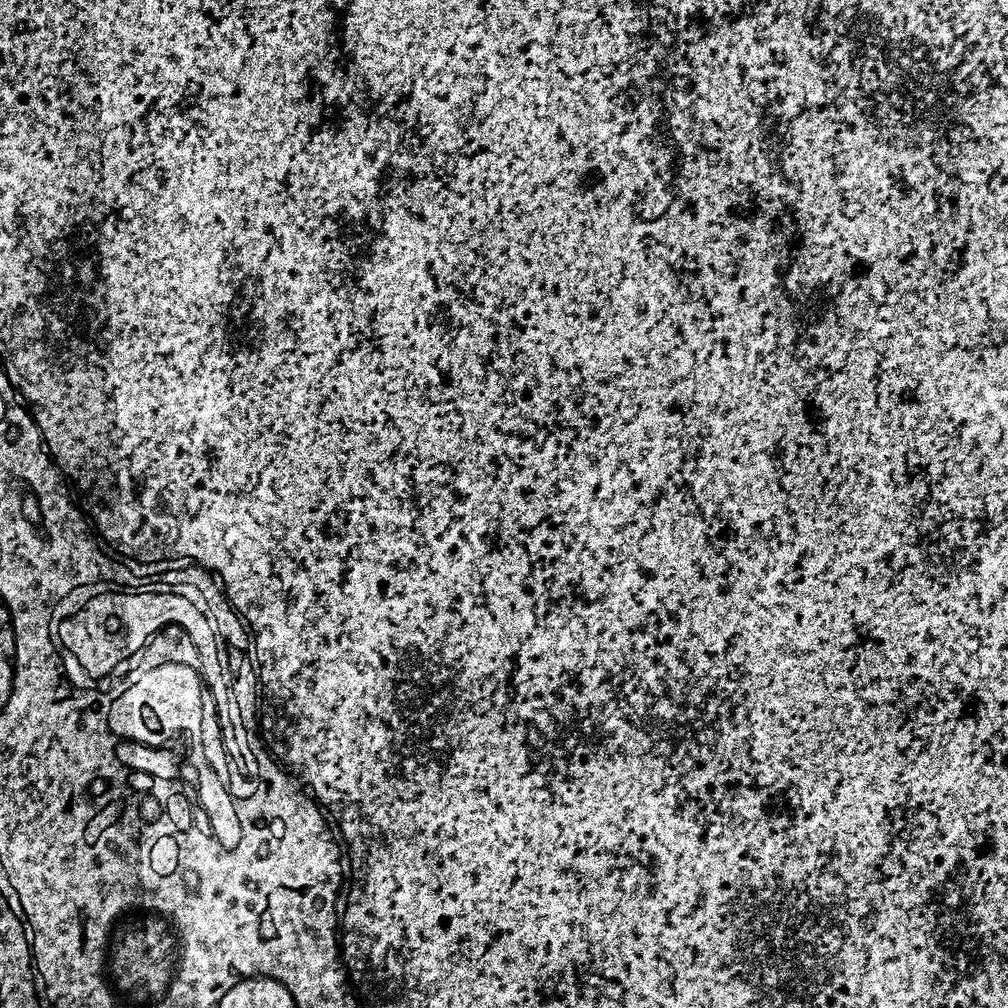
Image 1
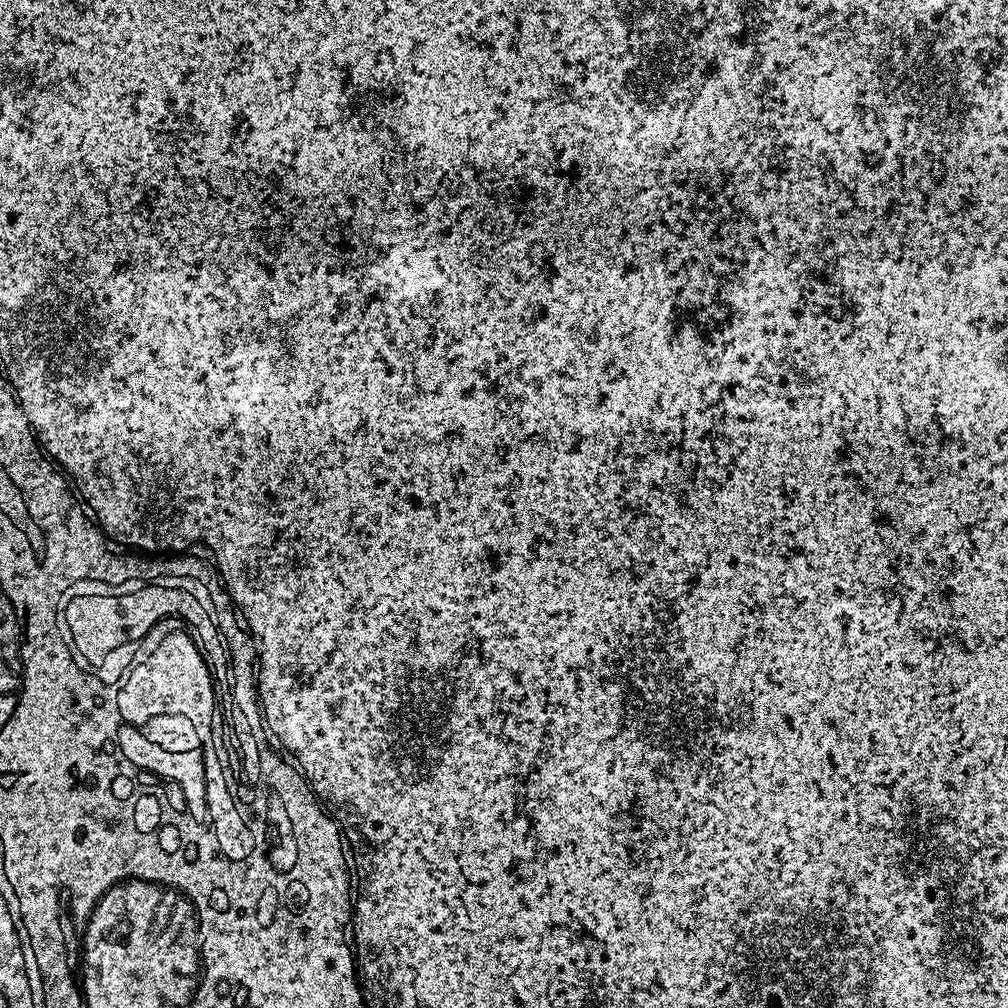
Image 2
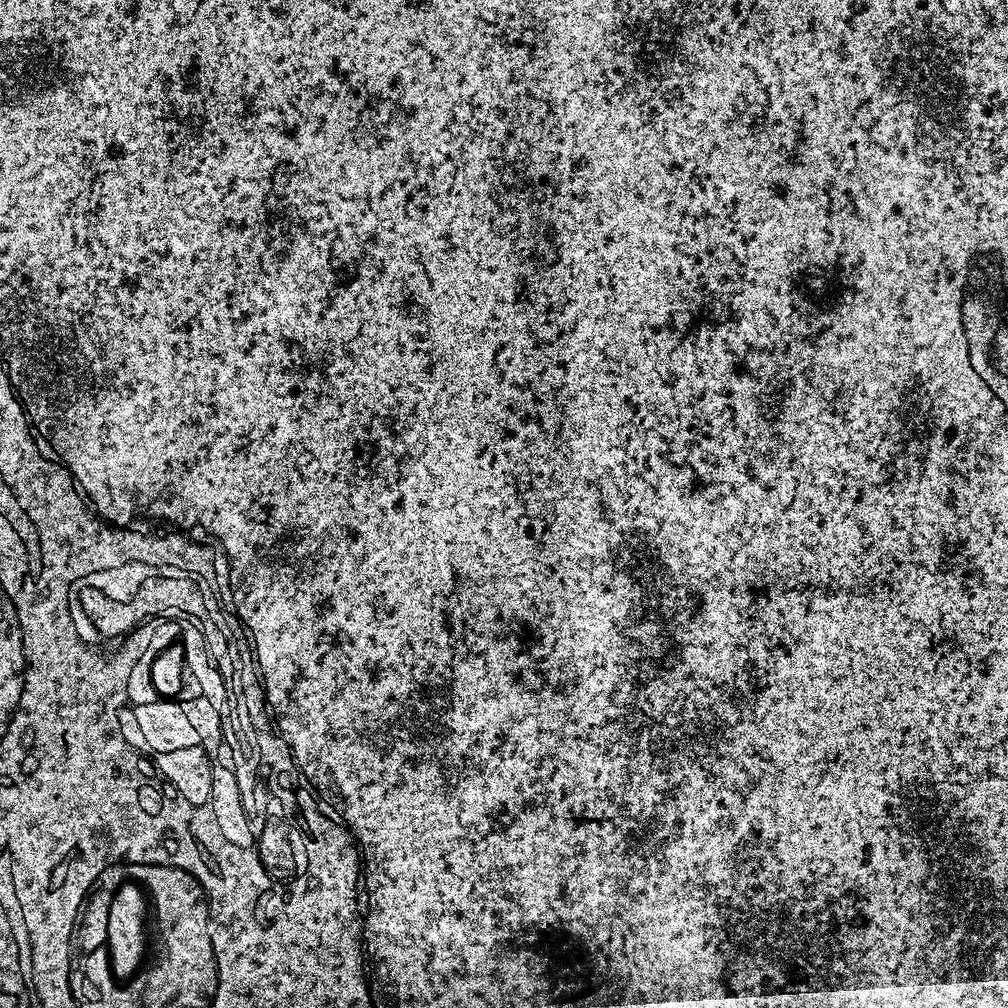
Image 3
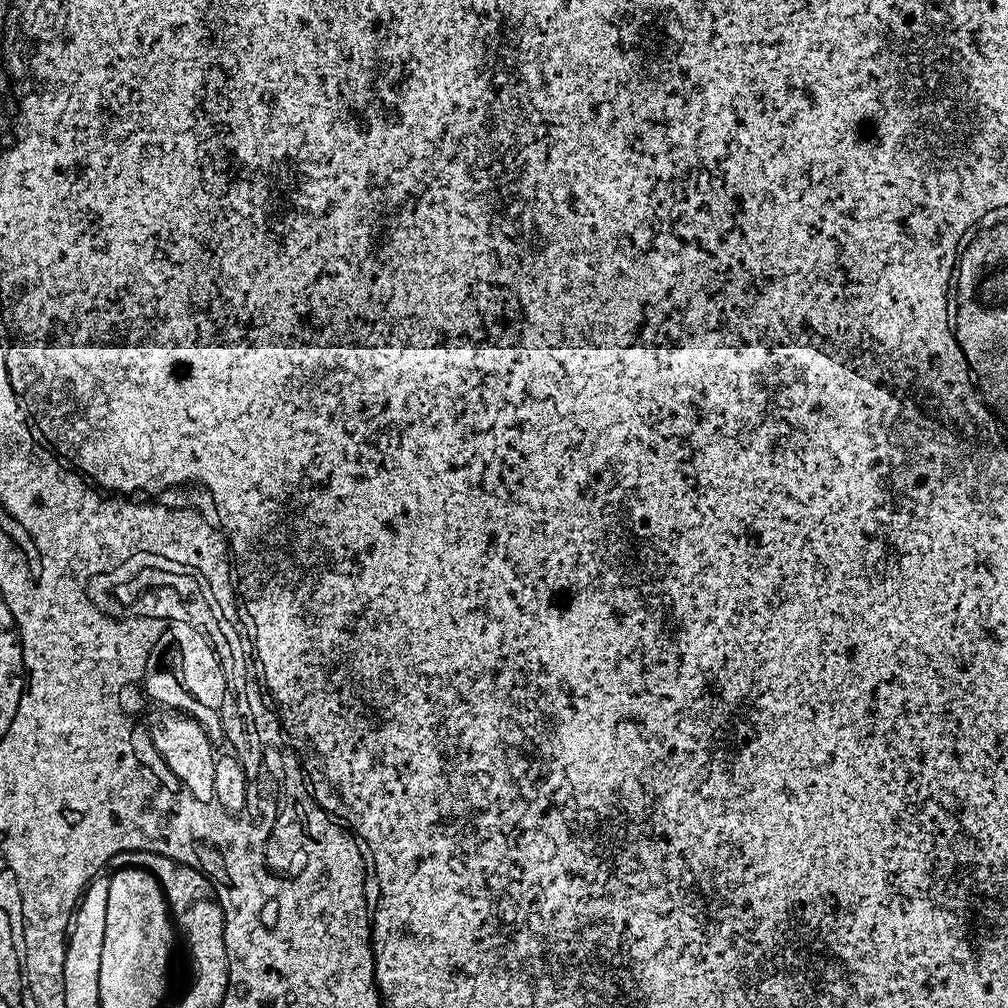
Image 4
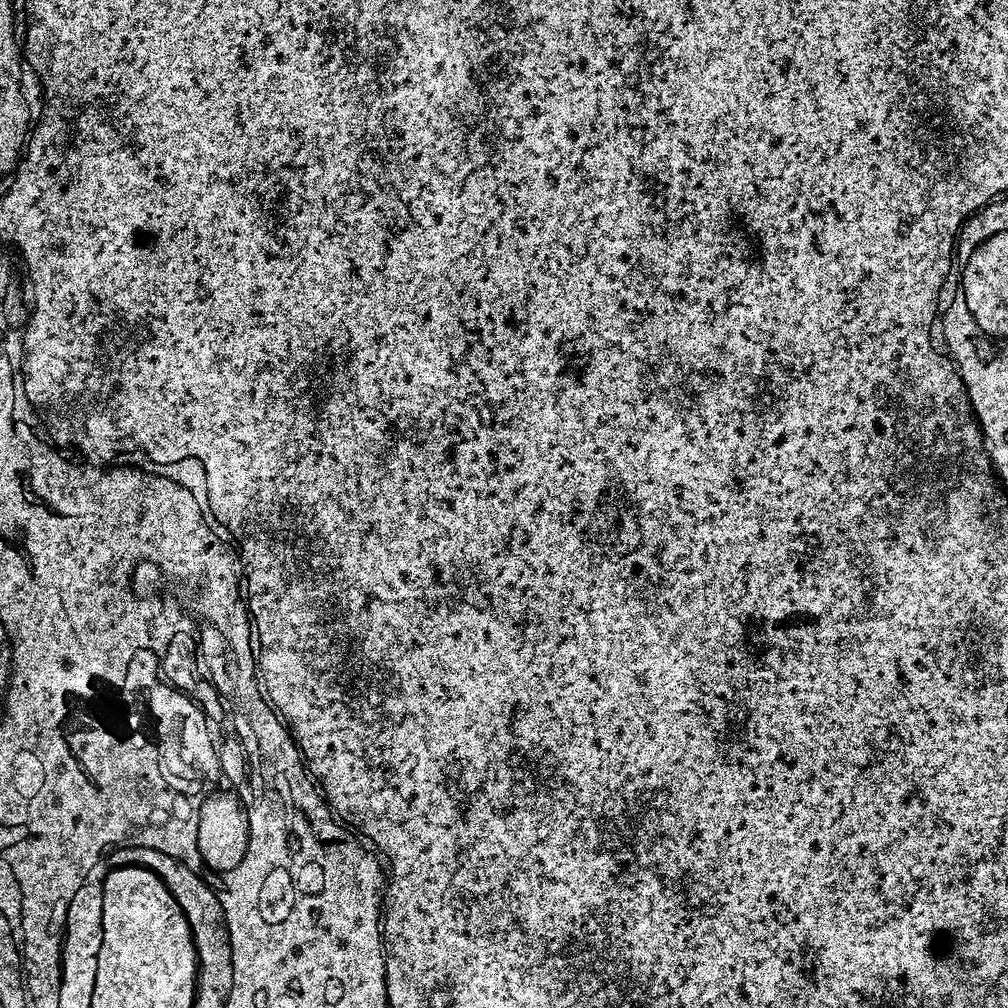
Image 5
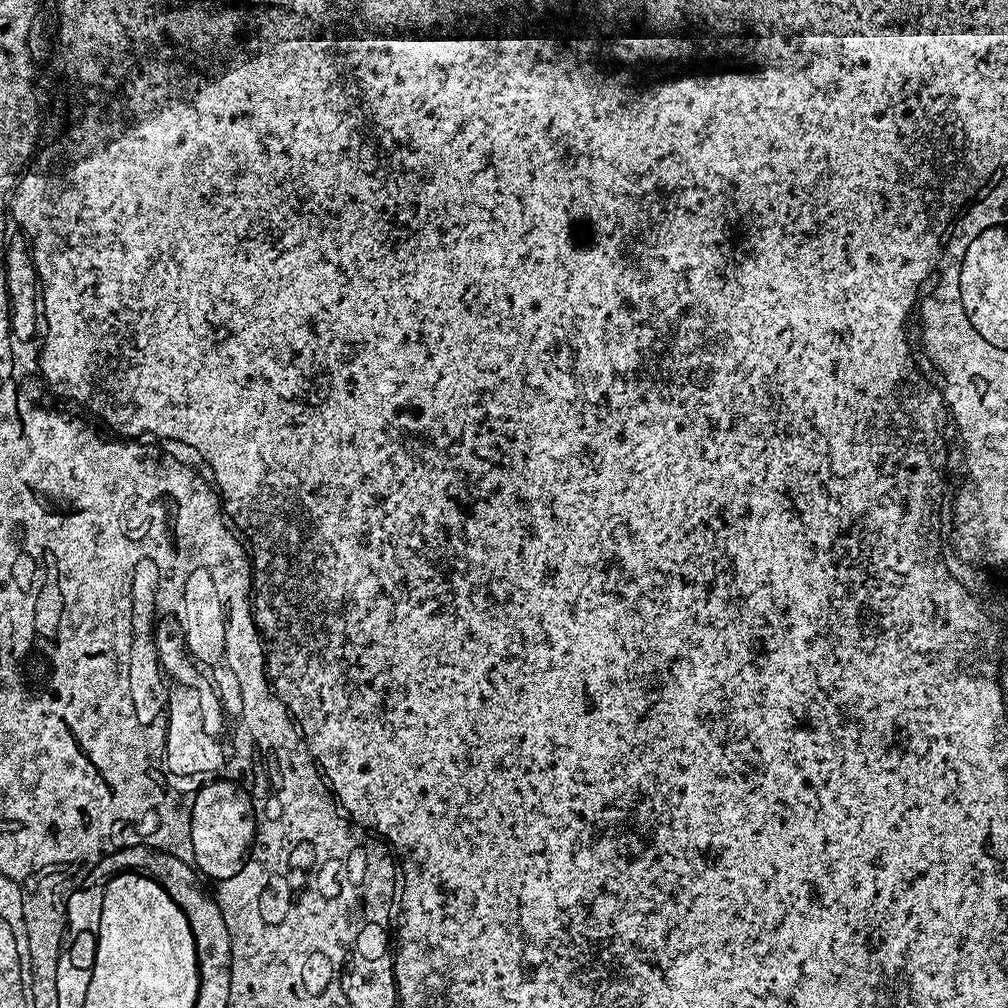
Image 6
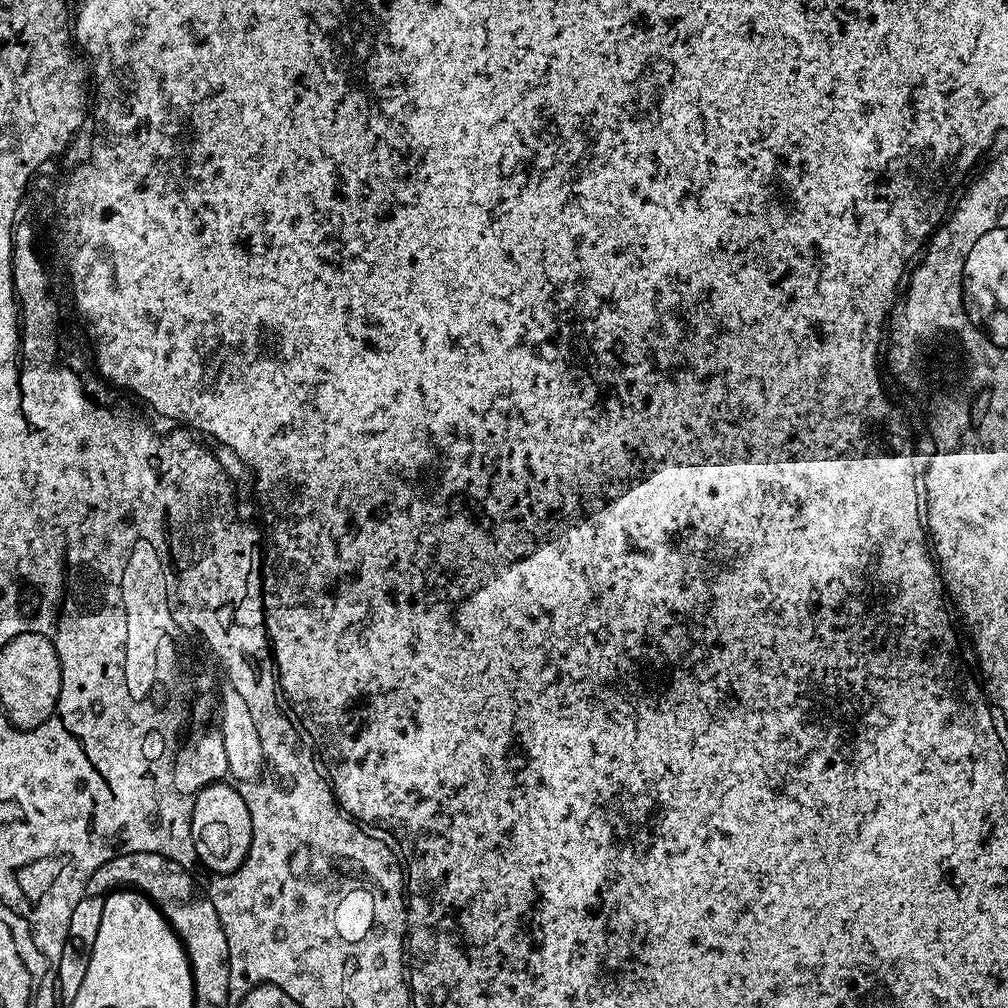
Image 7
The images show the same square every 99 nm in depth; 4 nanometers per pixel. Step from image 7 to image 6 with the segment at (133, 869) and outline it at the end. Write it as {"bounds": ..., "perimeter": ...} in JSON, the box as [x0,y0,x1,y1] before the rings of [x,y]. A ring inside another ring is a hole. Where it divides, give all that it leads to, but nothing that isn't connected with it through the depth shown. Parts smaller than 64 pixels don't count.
{"bounds":[90,846,232,992],"perimeter":[[[137,846],[131,848],[119,848],[111,853],[112,857],[101,859],[100,863],[92,869],[90,876],[93,881],[100,882],[105,878],[111,877],[113,873],[125,871],[129,866],[133,869],[139,870],[152,879],[157,880],[164,888],[168,882],[176,882],[176,884],[186,884],[186,904],[187,910],[184,911],[188,920],[196,920],[196,922],[204,922],[204,944],[196,946],[196,948],[204,948],[208,954],[212,954],[212,960],[205,958],[204,968],[200,971],[200,988],[203,992],[228,992],[230,990],[231,971],[224,970],[224,972],[215,972],[214,962],[228,962],[231,961],[232,951],[230,950],[230,930],[226,930],[226,922],[222,918],[222,910],[220,907],[213,907],[209,903],[208,896],[205,892],[198,891],[196,880],[194,879],[194,871],[188,871],[184,864],[177,863],[177,860],[170,858],[170,854],[160,852],[157,848],[147,848],[144,846]],[[196,890],[196,918],[194,918],[194,908],[188,902],[188,891]]]}

